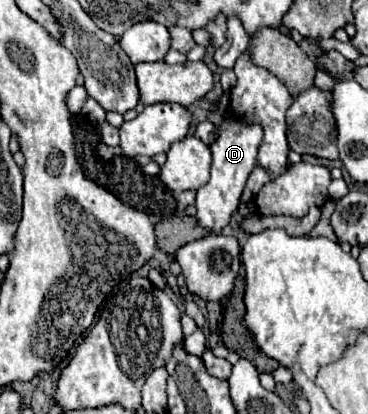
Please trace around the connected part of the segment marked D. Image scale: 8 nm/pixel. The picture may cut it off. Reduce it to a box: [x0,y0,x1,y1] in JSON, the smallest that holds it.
[196,120,262,234]

